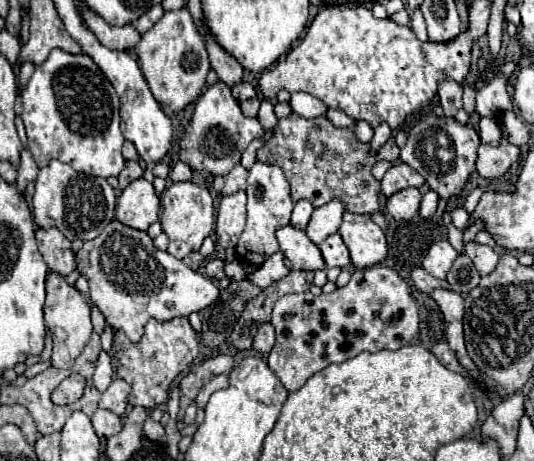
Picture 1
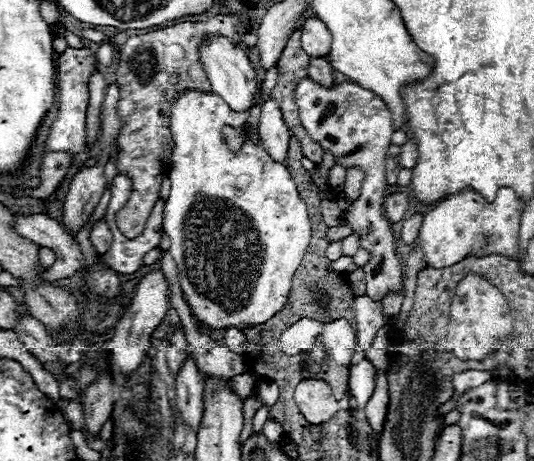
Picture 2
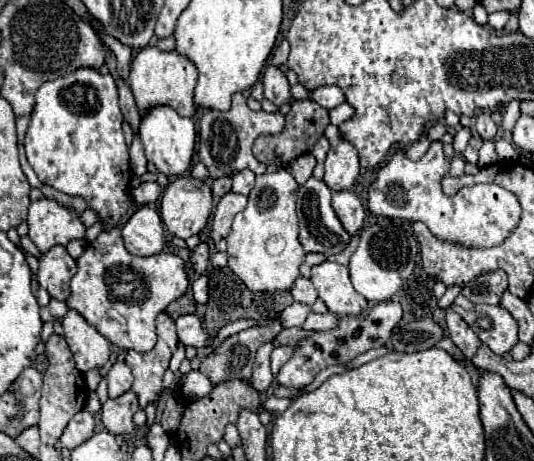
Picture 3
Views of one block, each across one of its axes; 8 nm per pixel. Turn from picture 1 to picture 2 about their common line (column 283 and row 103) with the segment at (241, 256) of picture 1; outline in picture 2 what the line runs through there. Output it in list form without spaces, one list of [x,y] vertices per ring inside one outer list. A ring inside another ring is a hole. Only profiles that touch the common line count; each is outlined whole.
[[[182,90],[176,100],[172,100],[172,106],[170,106],[170,134],[172,134],[172,140],[174,140],[174,148],[172,148],[172,156],[170,156],[170,174],[168,178],[172,180],[172,190],[170,190],[170,196],[166,200],[166,216],[164,216],[164,232],[168,234],[170,238],[170,254],[178,266],[178,272],[180,272],[180,286],[182,286],[182,292],[184,292],[184,298],[188,302],[188,306],[192,308],[194,316],[208,324],[210,328],[238,328],[238,330],[244,330],[248,326],[254,326],[254,324],[262,324],[266,320],[270,320],[276,312],[280,312],[288,300],[288,294],[290,294],[290,288],[292,288],[292,278],[294,278],[294,272],[296,268],[300,266],[300,260],[308,248],[308,242],[310,242],[310,222],[308,222],[308,210],[306,210],[306,204],[304,200],[300,198],[298,190],[296,190],[296,184],[294,180],[290,178],[290,172],[284,164],[276,162],[264,148],[264,144],[252,144],[248,138],[246,142],[240,146],[240,152],[234,154],[226,140],[224,140],[224,134],[222,134],[222,128],[224,126],[232,126],[234,130],[246,130],[246,122],[250,118],[250,110],[246,112],[234,112],[220,96],[208,92],[198,92],[198,90]]]

